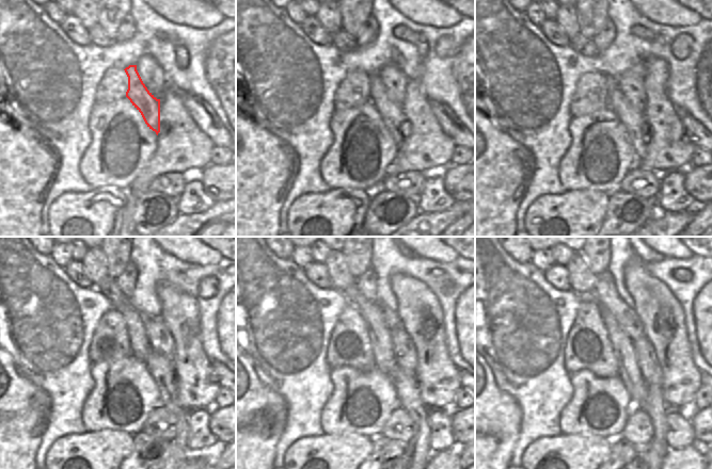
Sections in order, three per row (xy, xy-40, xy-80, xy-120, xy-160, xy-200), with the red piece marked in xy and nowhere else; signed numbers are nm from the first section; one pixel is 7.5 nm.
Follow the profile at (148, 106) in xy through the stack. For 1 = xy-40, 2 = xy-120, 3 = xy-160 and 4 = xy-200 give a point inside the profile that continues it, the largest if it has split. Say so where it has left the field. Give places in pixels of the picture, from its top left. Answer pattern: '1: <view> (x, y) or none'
1: xy-40 (398, 126)
2: xy-120 (161, 369)
3: xy-160 (417, 452)
4: xy-200 (654, 452)

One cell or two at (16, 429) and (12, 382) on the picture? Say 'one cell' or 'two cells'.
one cell

